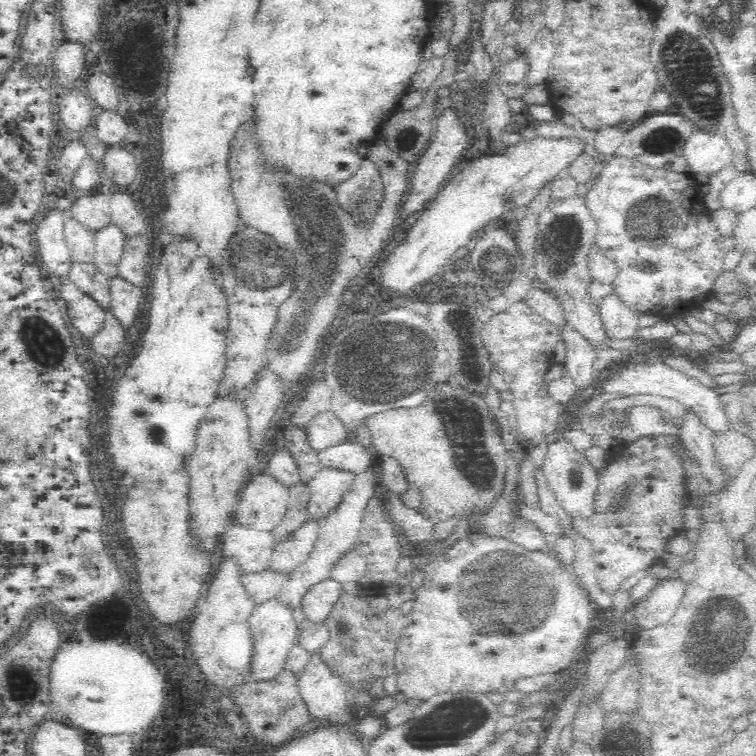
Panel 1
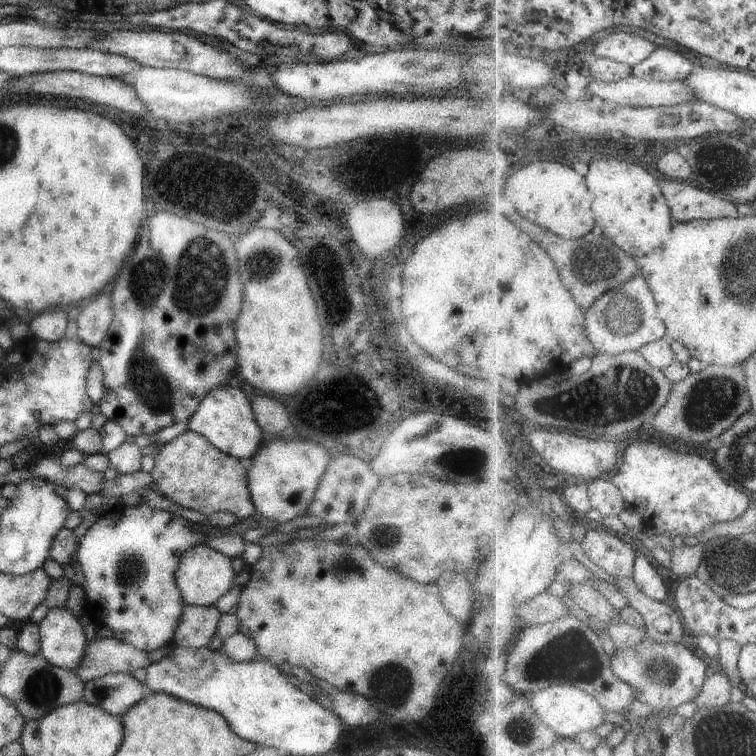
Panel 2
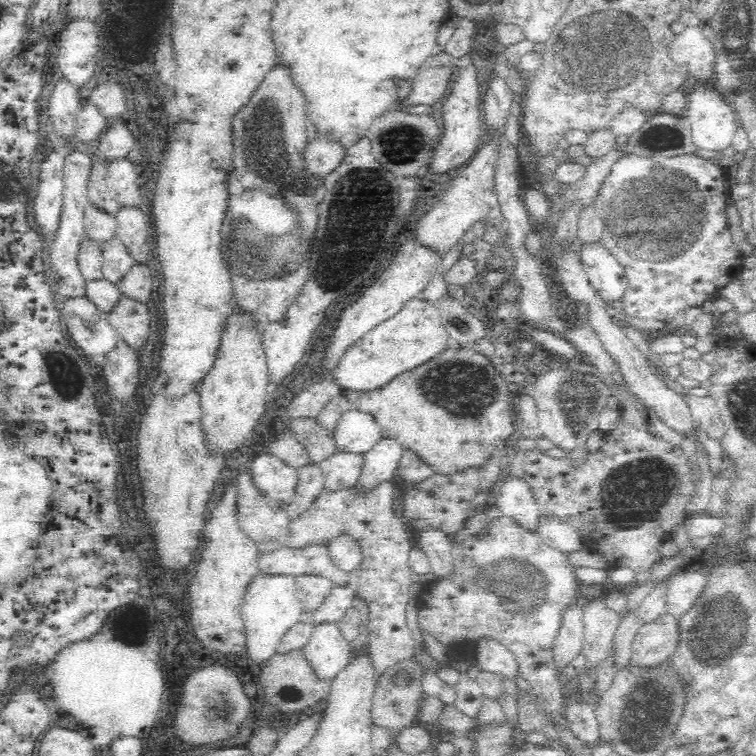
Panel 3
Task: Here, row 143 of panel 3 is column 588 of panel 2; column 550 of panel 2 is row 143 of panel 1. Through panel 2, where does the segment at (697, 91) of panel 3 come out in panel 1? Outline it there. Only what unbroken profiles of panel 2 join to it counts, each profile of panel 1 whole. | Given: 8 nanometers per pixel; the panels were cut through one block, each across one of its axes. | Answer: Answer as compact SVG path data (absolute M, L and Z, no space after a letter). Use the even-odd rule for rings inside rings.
M696 130L685 145L683 154L691 174L714 176L716 172L731 164L732 150L720 137Z

